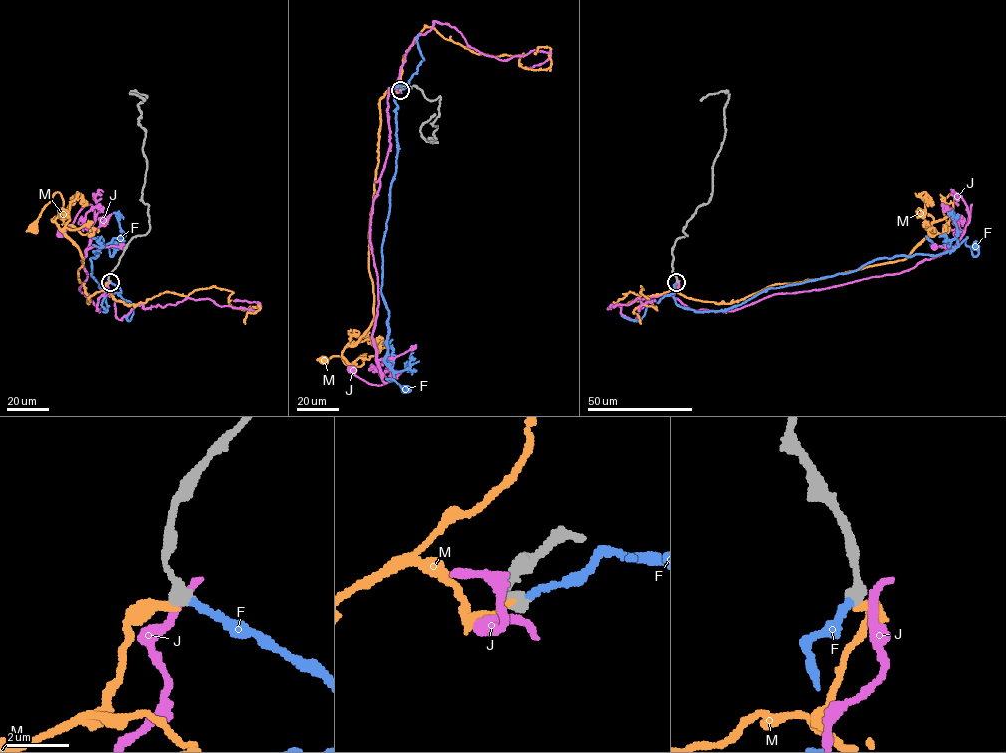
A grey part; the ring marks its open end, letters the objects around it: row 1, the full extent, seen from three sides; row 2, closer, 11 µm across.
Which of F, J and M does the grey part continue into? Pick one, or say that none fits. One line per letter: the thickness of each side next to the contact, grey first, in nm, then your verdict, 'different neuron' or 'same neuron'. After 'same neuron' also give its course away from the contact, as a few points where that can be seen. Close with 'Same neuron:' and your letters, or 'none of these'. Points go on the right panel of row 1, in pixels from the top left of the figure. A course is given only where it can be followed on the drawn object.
F: 460/220 nm | same neuron | via (677, 282), (677, 305), (722, 311), (877, 259), (939, 255), (967, 237), (975, 256), (975, 246)
J: 480/320 nm | different neuron
M: 460/260 nm | different neuron
Same neuron: F

